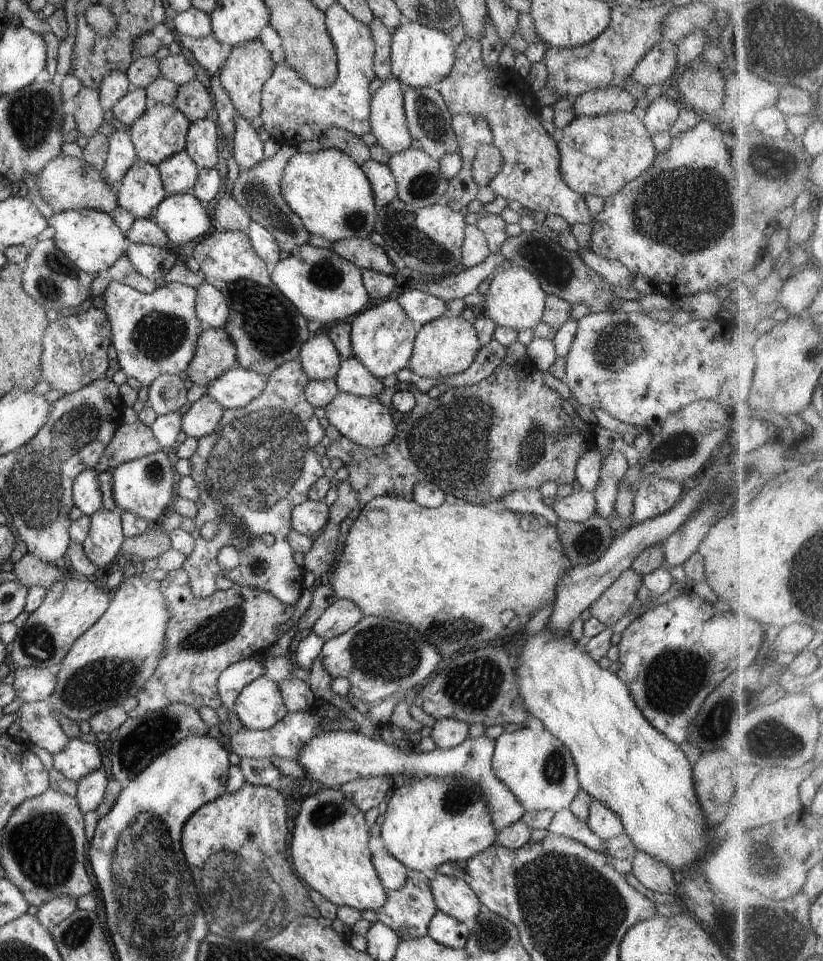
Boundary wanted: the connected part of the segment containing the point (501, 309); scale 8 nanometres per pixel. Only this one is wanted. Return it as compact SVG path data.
M511 265L492 276L485 288L484 310L488 318L498 326L506 326L519 332L526 328L534 329L541 322L547 294L542 290L540 281L529 270Z

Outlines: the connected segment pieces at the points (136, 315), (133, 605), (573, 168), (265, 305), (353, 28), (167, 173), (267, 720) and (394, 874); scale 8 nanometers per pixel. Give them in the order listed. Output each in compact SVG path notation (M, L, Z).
M110 281L102 295L106 302L103 311L111 324L110 342L116 349L120 368L128 378L136 378L142 386L150 386L157 376L166 373L179 375L187 370L194 358L198 337L203 331L195 311L197 290L194 287L174 281L154 292L143 293L131 286Z
M144 571L125 578L116 587L114 598L109 602L106 612L74 642L68 654L62 659L61 669L56 675L57 685L50 696L54 710L61 716L67 716L78 723L81 720L89 720L100 711L122 705L124 700L135 696L141 688L144 688L165 650L165 634L171 617L160 583L161 581L154 580L150 573Z
M622 111L604 113L598 116L578 115L559 132L560 141L557 142L560 153L560 174L564 182L583 197L586 194L601 196L603 199L620 192L625 184L638 178L645 170L648 170L657 155L652 133L644 126L640 114L637 112L625 113Z
M218 229L212 234L207 234L195 247L193 257L200 265L200 272L202 272L205 282L220 290L227 300L230 316L228 316L224 330L236 347L237 366L269 375L285 362L299 358L302 344L311 337L307 327L308 320L276 288L272 282L271 274L266 269L266 263L254 250L246 232Z
M338 1L325 10L325 25L333 40L337 54L337 77L327 89L322 87L314 88L288 64L277 64L272 76L264 83L261 92L262 112L259 115L262 118L262 122L264 122L266 130L280 145L298 146L301 142L316 140L330 127L338 127L350 131L359 137L371 132L369 118L372 94L370 94L368 86L376 78L373 69L375 44L371 30L367 24L356 20Z
M184 150L157 164L168 195L183 195L194 188L199 168Z
M258 677L242 689L232 710L247 729L268 730L289 711L278 683Z
M378 849L371 855L371 861L380 882L387 891L402 888L408 878L409 869L386 850Z

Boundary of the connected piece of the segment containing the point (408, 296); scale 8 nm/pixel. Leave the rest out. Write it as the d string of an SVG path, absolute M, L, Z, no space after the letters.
M406 289L397 301L414 322L420 322L423 325L448 314L445 300L416 289Z

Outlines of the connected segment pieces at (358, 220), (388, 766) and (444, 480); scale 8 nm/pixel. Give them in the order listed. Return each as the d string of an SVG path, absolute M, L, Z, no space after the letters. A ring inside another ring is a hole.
M322 149L315 153L297 152L284 167L281 193L289 207L300 217L309 234L330 242L342 239L368 239L375 231L378 207L369 178L360 165L345 152Z
M323 731L304 743L298 754L296 762L305 770L308 781L320 782L325 787L334 788L351 780L368 778L369 776L384 775L394 778L402 774L405 779L410 777L447 777L463 776L477 782L484 791L492 820L495 827L500 830L508 825L520 821L527 811L523 804L512 794L512 791L494 774L492 759L495 751L495 740L484 733L477 737L468 737L462 744L449 749L438 748L434 751L415 754L402 752L398 747L388 745L383 740L373 739L358 731Z
M527 363L515 366L502 364L478 384L442 389L437 399L421 393L413 383L398 381L392 387L384 387L377 399L386 408L392 409L391 413L396 421L396 434L388 444L377 449L368 449L342 436L338 440L331 441L326 456L330 460L340 458L349 474L348 478L340 481L336 487L337 500L329 506L326 526L313 538L311 549L303 555L304 570L310 570L316 577L330 572L334 560L338 560L336 557L340 547L336 541L340 536L341 522L352 510L361 511L370 500L382 495L410 501L413 498L414 485L420 480L434 482L446 494L454 494L458 500L475 505L487 505L515 490L538 489L549 480L558 485L572 484L578 459L595 446L594 425L585 423L577 412L573 415L567 414L560 405L564 400L561 394L550 389L542 376L543 371ZM399 390L411 391L415 396L415 406L404 414L392 408L391 398L393 393ZM560 430L566 430L567 435L561 436Z

